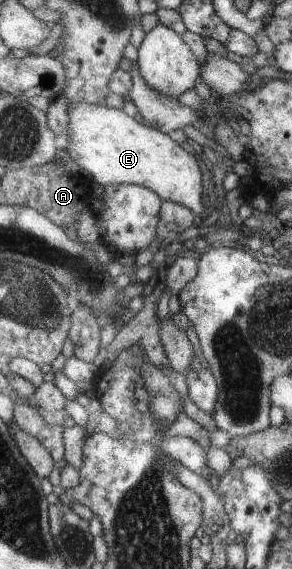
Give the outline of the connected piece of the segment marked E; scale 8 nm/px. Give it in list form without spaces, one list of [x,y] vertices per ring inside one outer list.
[[[75,102],[75,104],[68,106],[64,113],[64,117],[69,117],[68,134],[63,138],[65,139],[68,136],[68,147],[66,147],[66,150],[72,160],[90,173],[93,181],[96,181],[102,186],[109,186],[109,184],[139,184],[139,186],[147,186],[149,190],[156,192],[163,201],[171,201],[175,202],[175,204],[181,204],[181,206],[187,207],[197,216],[203,214],[203,208],[206,208],[203,204],[205,202],[203,199],[203,184],[205,190],[205,183],[203,183],[203,174],[201,174],[202,170],[200,168],[201,165],[199,164],[200,158],[199,156],[190,154],[187,150],[183,150],[181,144],[177,144],[177,142],[171,140],[168,133],[164,133],[161,129],[153,128],[145,122],[137,122],[134,117],[128,116],[122,110],[110,108],[106,105],[95,106],[94,104],[87,104],[87,102]]]

